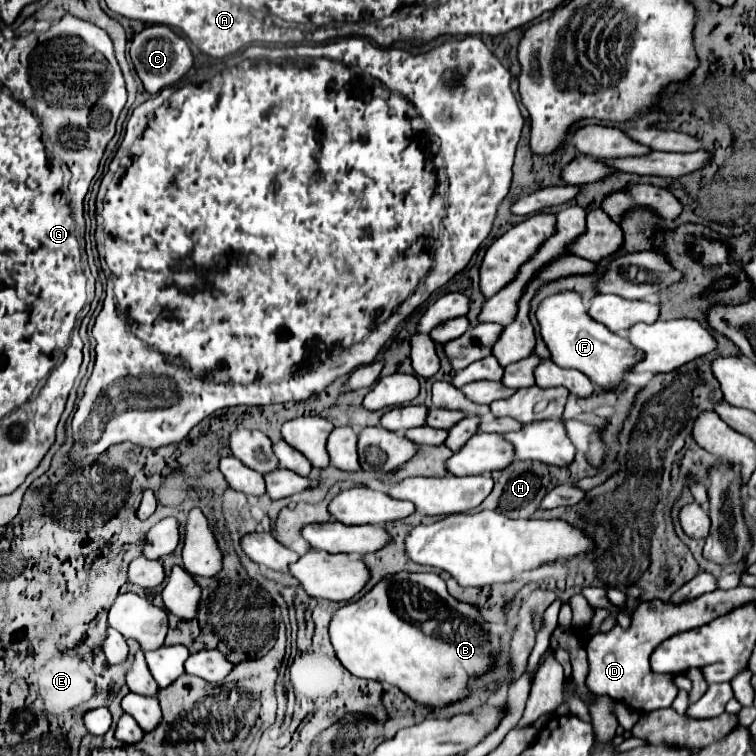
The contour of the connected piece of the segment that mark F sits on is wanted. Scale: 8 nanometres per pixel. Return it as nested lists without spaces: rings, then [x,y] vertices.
[[[560,291],[546,297],[536,311],[536,319],[552,361],[564,369],[582,371],[604,389],[614,389],[622,381],[622,375],[628,373],[628,369],[642,357],[642,353],[632,347],[628,339],[614,335],[602,323],[586,315],[586,303],[574,291]]]

